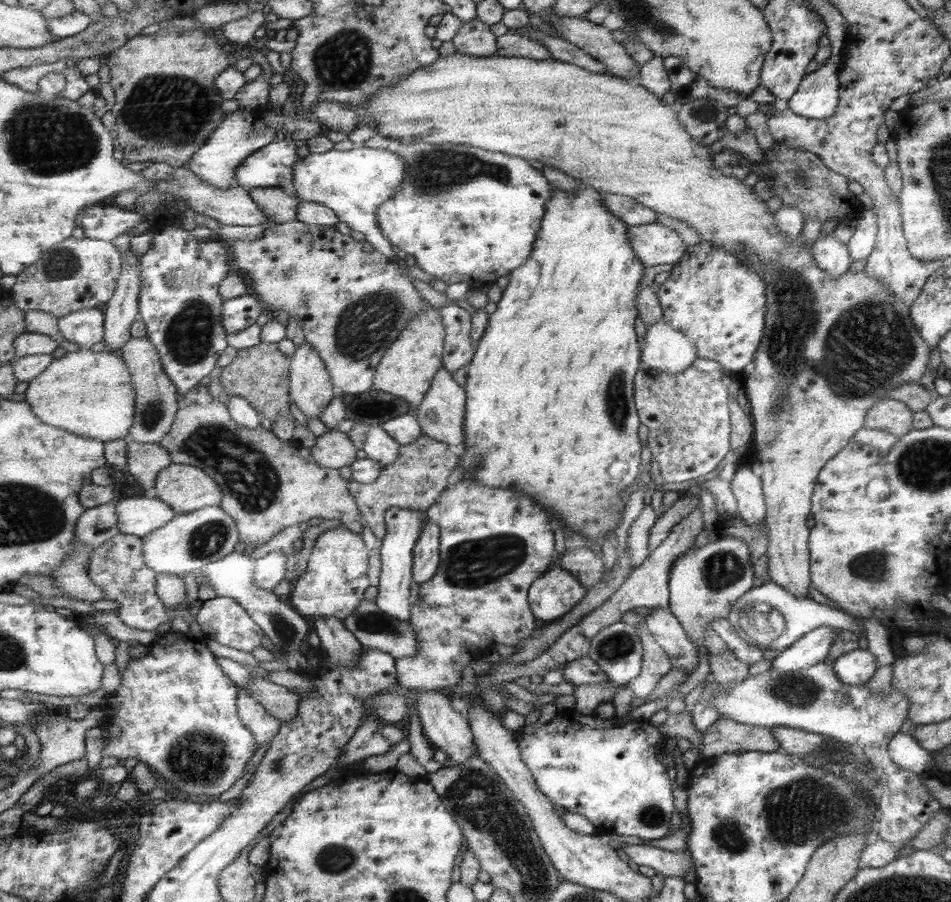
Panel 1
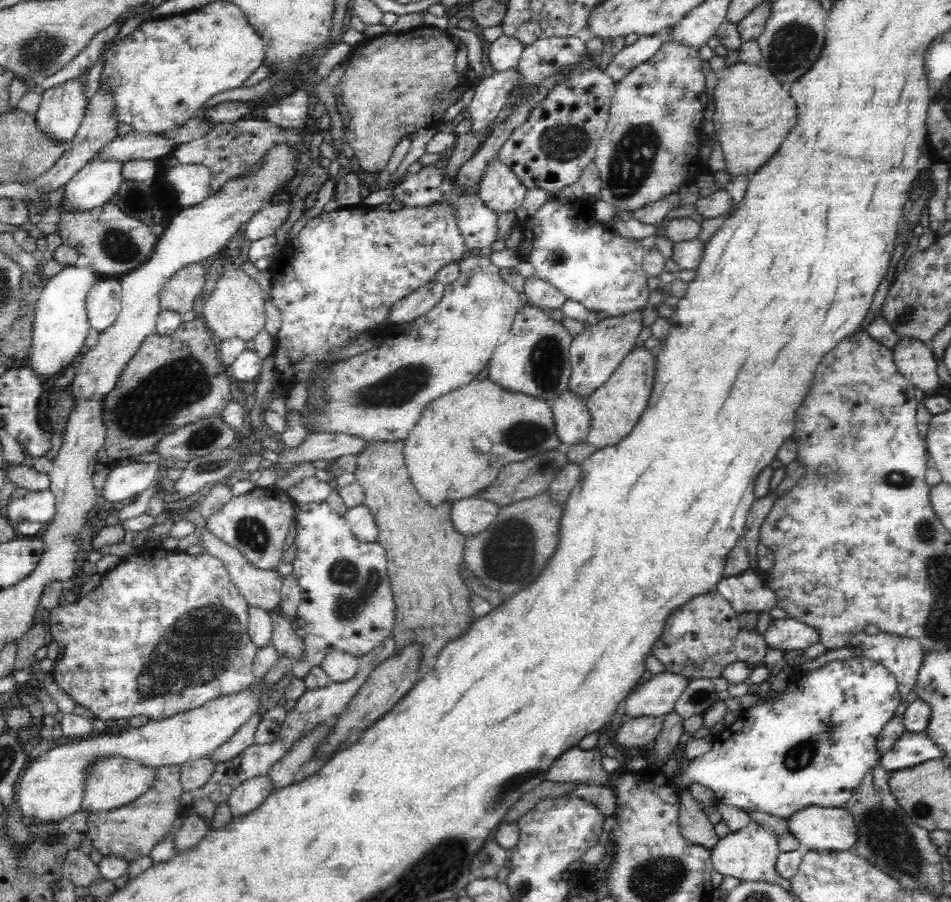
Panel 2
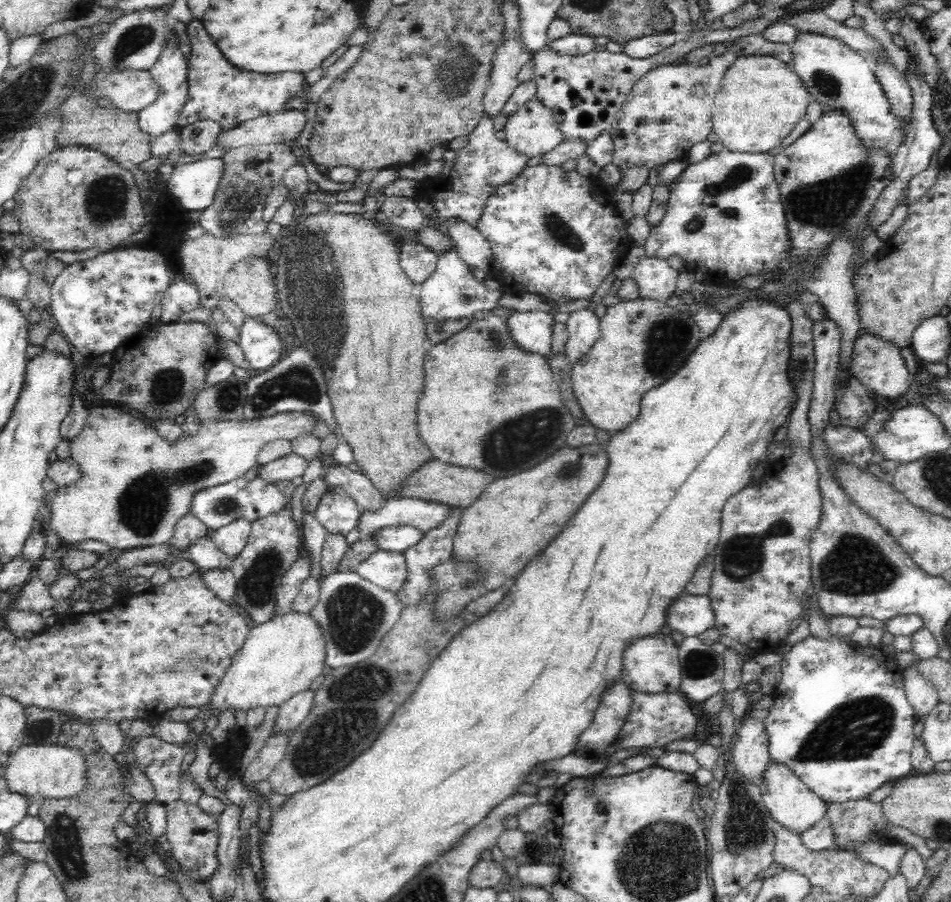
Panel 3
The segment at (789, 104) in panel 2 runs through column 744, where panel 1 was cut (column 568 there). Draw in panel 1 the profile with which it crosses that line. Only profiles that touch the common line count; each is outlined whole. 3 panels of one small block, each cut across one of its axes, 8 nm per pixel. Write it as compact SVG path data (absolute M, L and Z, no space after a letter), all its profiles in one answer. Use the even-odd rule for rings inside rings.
M453 54L453 56L445 56L441 58L435 66L425 66L421 70L415 70L411 78L405 78L405 82L399 82L397 86L389 86L379 90L377 94L373 94L367 102L367 106L363 108L369 116L373 116L373 120L377 120L377 134L389 138L389 140L397 140L397 144L455 144L455 146L473 146L473 148L481 148L487 152L501 152L513 158L525 158L527 162L541 162L547 168L559 170L561 174L585 184L587 188L595 188L597 192L603 194L619 194L619 196L627 196L631 200L635 200L637 204L649 208L653 214L671 218L671 220L683 220L687 222L687 226L693 226L695 232L699 234L699 238L703 242L709 242L711 246L723 248L729 254L735 254L741 262L745 262L745 266L751 272L757 272L757 276L761 276L761 280L765 280L765 298L767 298L767 312L765 312L765 334L761 338L759 350L757 350L757 358L753 360L753 372L749 376L745 376L741 380L741 402L745 404L751 422L753 422L753 456L759 460L761 464L761 484L763 484L763 496L765 496L765 526L769 530L769 542L767 542L767 556L769 556L769 576L771 576L771 584L781 586L783 590L787 590L791 596L797 598L807 598L807 588L811 584L811 554L809 554L809 530L807 530L807 516L811 514L811 496L815 490L815 482L819 472L825 468L825 464L835 458L849 442L851 438L865 426L865 416L869 414L869 410L889 398L887 394L891 390L895 390L895 386L905 386L909 382L919 382L925 372L927 372L927 364L929 364L929 344L921 338L917 326L913 324L911 318L911 310L903 300L897 300L885 286L873 282L873 278L869 278L869 274L865 272L865 268L857 268L853 266L851 270L843 272L841 276L837 276L835 280L825 274L825 270L817 268L817 260L813 258L813 252L809 248L803 246L803 240L797 238L797 242L785 244L785 238L777 232L777 228L773 226L773 214L767 212L767 206L763 200L759 200L753 194L753 188L745 186L743 182L729 178L721 172L715 170L713 166L713 154L707 146L701 146L693 140L693 136L689 136L689 132L681 126L679 118L677 118L677 110L673 106L665 106L661 102L661 98L657 98L653 92L649 92L643 86L633 86L627 84L621 78L615 76L605 76L605 74L593 74L581 66L569 64L569 62L559 62L559 60L531 60L531 58L507 58L507 56L491 56L491 58L477 58L477 56L469 56L469 54Z

